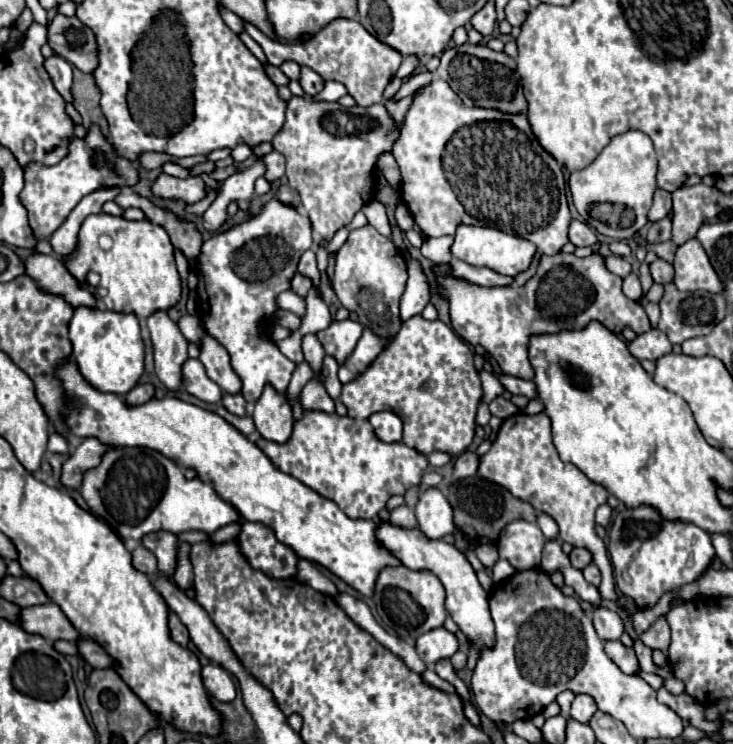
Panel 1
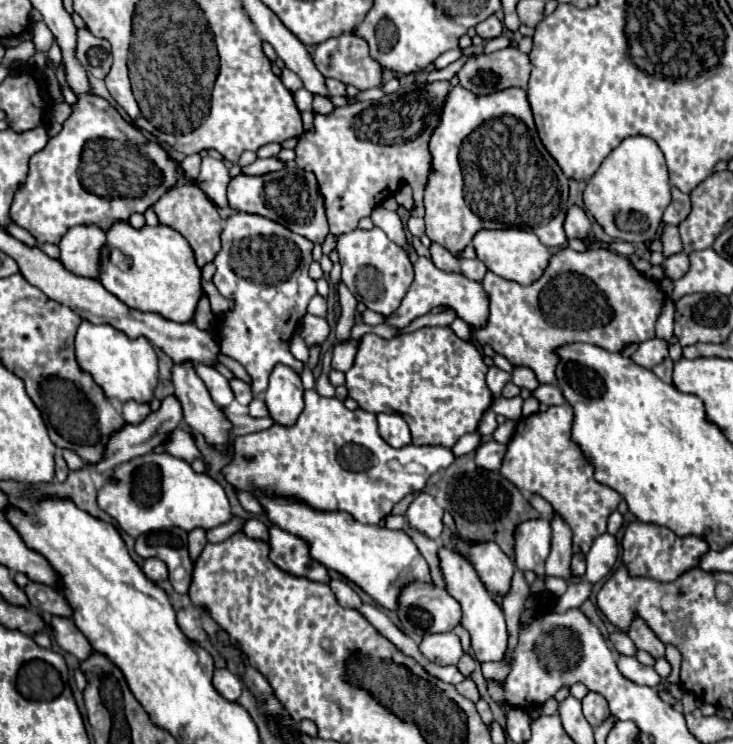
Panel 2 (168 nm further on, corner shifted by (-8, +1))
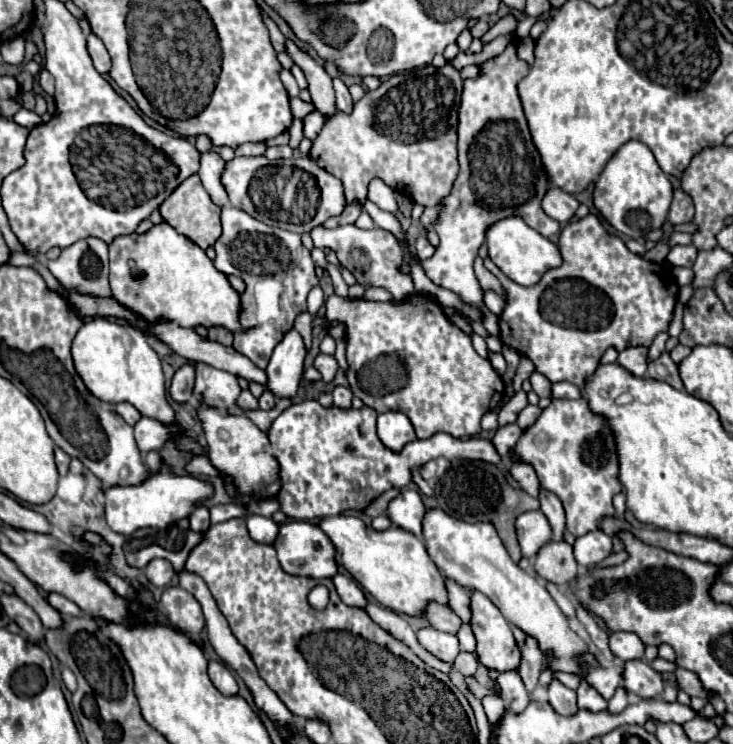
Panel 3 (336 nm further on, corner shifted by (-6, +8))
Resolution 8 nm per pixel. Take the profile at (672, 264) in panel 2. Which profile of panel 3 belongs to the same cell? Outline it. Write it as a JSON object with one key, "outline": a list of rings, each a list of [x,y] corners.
{"outline":[[[674,246],[674,248],[670,248],[666,260],[672,266],[686,266],[686,268],[690,268],[694,264],[694,260],[696,260],[696,252],[698,250],[694,246]]]}

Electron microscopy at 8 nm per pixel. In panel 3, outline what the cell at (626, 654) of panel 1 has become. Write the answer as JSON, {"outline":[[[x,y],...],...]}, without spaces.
{"outline":[[[644,660],[624,662],[622,686],[638,698],[652,698],[664,690],[662,676],[656,670],[652,670],[650,664]]]}

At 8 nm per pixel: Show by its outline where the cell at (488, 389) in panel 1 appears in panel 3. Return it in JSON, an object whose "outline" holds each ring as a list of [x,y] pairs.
{"outline":[[[532,372],[530,374],[530,382],[532,382],[532,390],[540,396],[540,398],[550,398],[550,380],[546,380],[546,376],[542,376],[540,372]]]}

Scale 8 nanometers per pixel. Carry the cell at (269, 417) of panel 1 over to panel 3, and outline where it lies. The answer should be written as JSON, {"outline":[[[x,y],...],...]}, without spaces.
{"outline":[[[292,328],[286,332],[284,340],[274,348],[272,358],[266,368],[266,388],[276,398],[294,398],[304,374],[304,356],[306,348],[302,336]]]}

